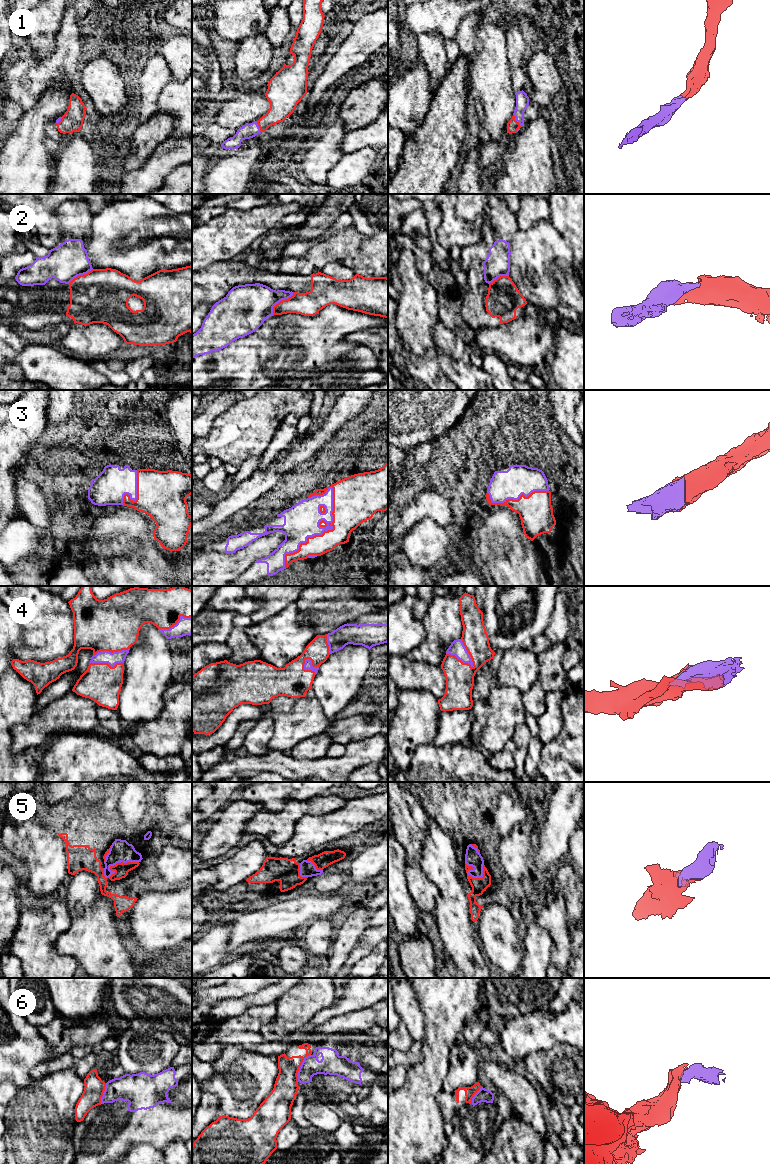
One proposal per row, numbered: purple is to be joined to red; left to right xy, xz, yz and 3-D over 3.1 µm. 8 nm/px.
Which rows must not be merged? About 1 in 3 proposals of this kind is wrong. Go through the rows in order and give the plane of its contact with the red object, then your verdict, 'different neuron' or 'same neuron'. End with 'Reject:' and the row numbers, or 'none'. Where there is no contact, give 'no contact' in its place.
1: contact in yz; same neuron
2: contact in xz; different neuron
3: contact in xz; same neuron
4: contact in yz; same neuron
5: contact in yz; same neuron
6: contact in xz; different neuron
Reject: 2, 6

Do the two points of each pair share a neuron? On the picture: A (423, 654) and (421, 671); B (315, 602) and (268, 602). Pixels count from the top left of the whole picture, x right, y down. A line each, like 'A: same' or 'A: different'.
A: different
B: different

